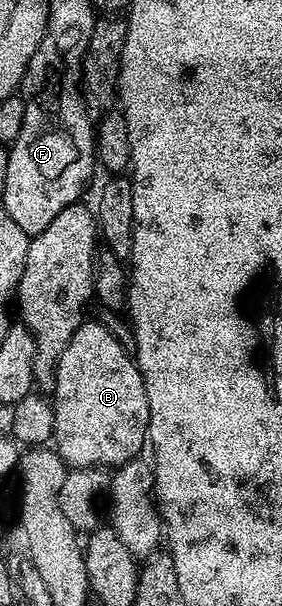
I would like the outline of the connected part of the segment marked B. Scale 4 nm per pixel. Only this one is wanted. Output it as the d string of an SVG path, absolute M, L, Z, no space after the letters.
M84 320L73 332L55 369L53 449L71 468L118 468L144 453L149 400L132 355L102 321Z

